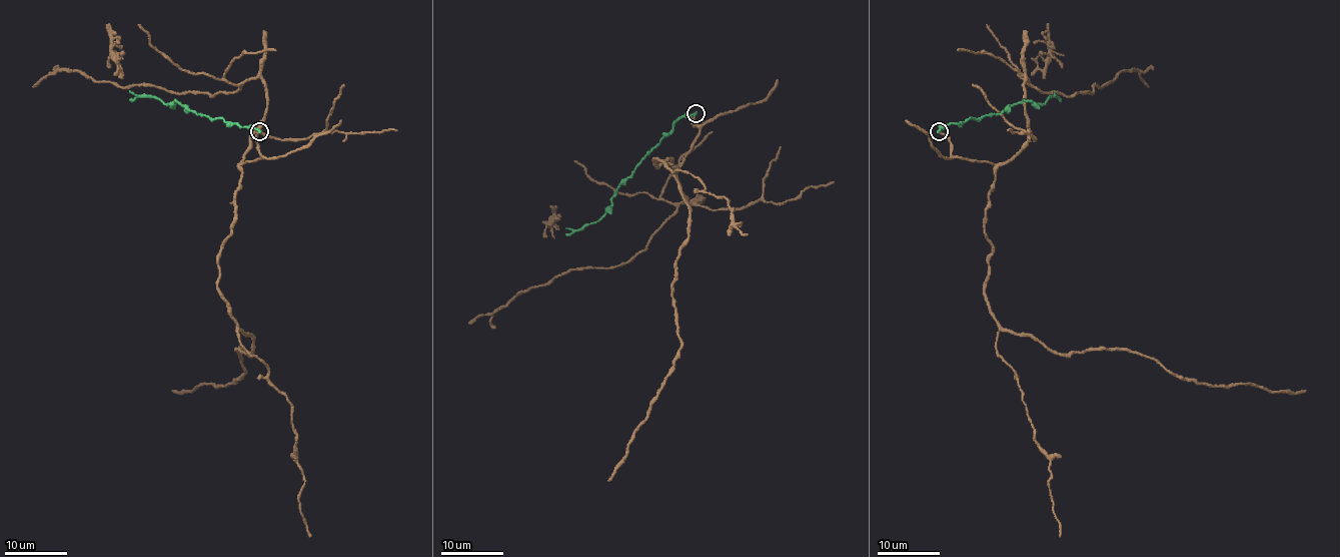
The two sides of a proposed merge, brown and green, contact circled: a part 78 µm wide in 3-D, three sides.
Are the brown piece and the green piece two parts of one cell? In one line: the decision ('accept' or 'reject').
reject

